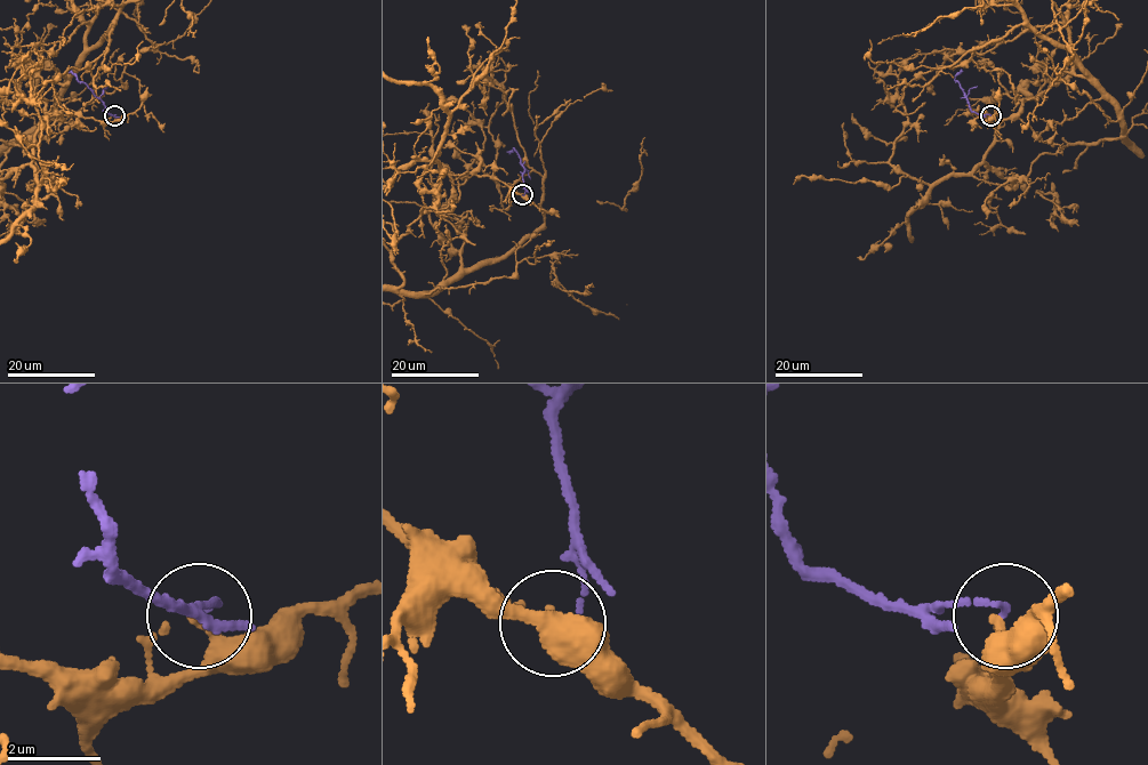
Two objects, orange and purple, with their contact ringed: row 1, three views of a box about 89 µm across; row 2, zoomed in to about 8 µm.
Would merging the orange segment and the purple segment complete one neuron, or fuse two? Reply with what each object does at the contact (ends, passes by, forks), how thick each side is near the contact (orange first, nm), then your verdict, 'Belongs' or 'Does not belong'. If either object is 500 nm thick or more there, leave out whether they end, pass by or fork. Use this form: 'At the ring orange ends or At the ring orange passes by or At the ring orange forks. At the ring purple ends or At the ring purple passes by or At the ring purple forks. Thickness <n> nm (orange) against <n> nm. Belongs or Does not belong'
At the ring orange ends. At the ring purple ends. Thickness 280 nm (orange) against 100 nm. Does not belong

